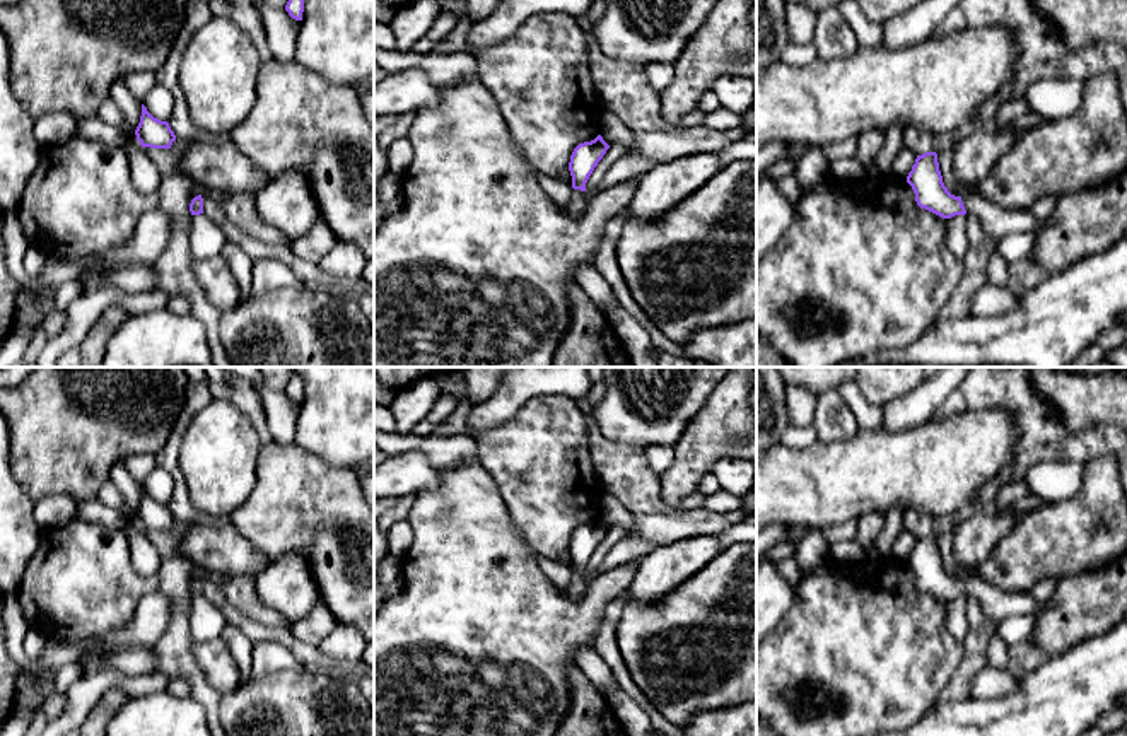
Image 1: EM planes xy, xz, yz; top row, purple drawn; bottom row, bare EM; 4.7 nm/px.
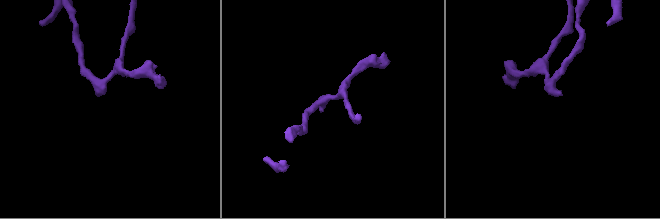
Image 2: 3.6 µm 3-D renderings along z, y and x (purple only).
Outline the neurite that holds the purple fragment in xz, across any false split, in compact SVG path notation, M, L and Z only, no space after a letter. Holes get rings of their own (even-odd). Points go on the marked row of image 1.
M601 135L591 142L579 143L574 149L569 162L569 171L572 176L572 188L575 191L570 205L564 208L565 215L577 219L584 213L589 202L586 195L586 183L608 149L610 145L603 140Z

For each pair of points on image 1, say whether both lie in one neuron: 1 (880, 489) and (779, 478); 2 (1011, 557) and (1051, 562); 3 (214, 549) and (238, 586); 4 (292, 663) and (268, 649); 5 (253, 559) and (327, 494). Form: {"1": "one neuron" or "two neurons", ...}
{"1": "one neuron", "2": "one neuron", "3": "two neurons", "4": "one neuron", "5": "two neurons"}

